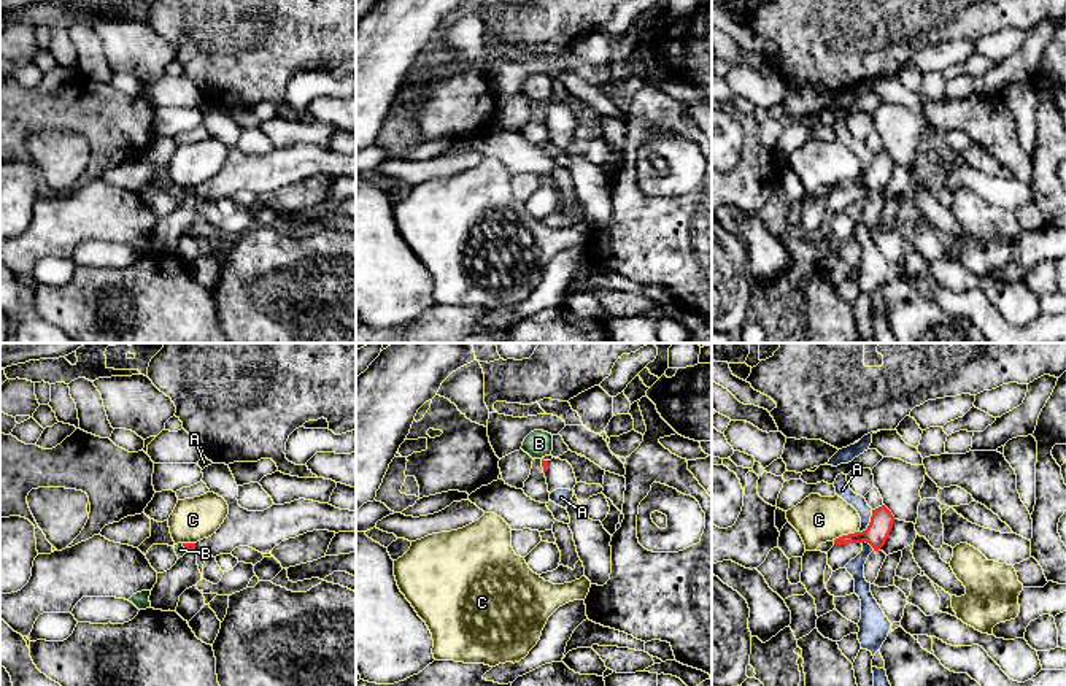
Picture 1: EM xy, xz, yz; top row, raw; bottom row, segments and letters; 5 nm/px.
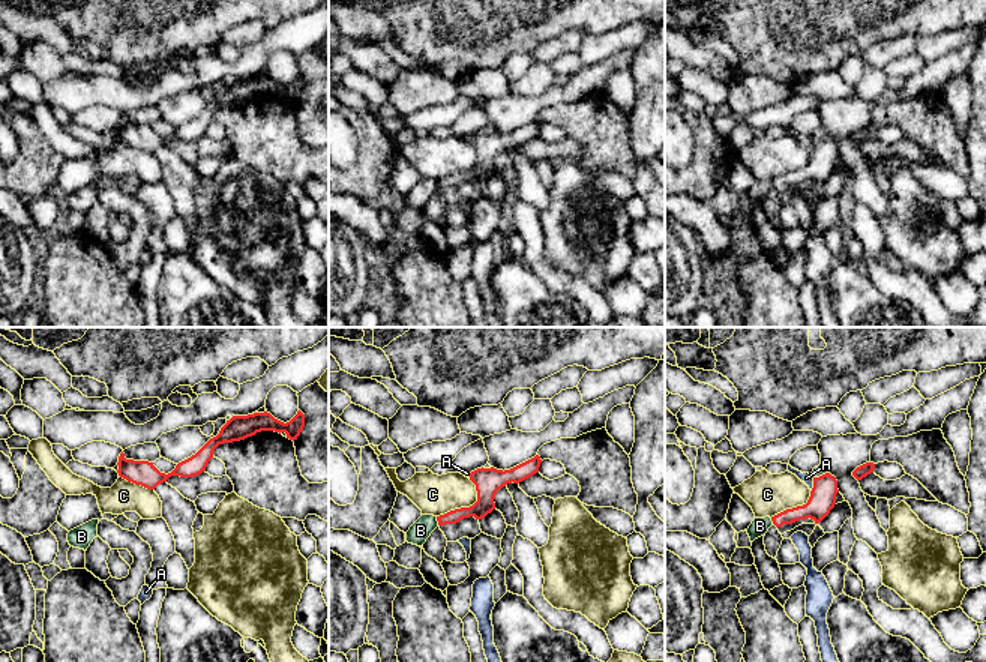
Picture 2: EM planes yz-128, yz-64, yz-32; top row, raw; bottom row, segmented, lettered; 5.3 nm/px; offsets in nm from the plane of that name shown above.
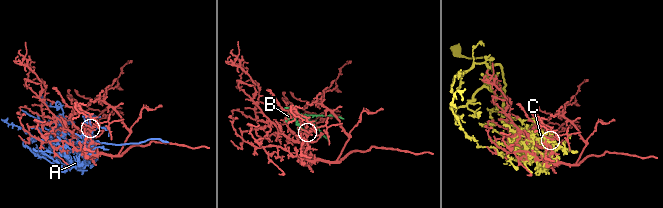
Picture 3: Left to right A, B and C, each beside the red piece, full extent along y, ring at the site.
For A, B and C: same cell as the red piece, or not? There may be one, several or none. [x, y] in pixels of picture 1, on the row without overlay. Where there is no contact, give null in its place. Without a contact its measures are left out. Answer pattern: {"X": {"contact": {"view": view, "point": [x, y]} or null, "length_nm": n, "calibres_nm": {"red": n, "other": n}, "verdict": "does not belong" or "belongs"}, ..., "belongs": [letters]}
{"A": {"contact": {"view": "yz", "point": [869, 167]}, "length_nm": 140, "calibres_nm": {"red": 120, "other": 80}, "verdict": "does not belong"}, "B": {"contact": {"view": "xy", "point": [185, 191]}, "length_nm": 60, "calibres_nm": {"red": 50, "other": 60}, "verdict": "does not belong"}, "C": {"contact": {"view": "yz", "point": [845, 180]}, "length_nm": 140, "calibres_nm": {"red": 120, "other": 240}, "verdict": "does not belong"}, "belongs": []}

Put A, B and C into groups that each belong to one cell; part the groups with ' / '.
A / B / C

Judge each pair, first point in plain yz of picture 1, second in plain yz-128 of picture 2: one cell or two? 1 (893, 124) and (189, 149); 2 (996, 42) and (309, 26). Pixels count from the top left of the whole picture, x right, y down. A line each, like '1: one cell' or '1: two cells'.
1: two cells
2: one cell

